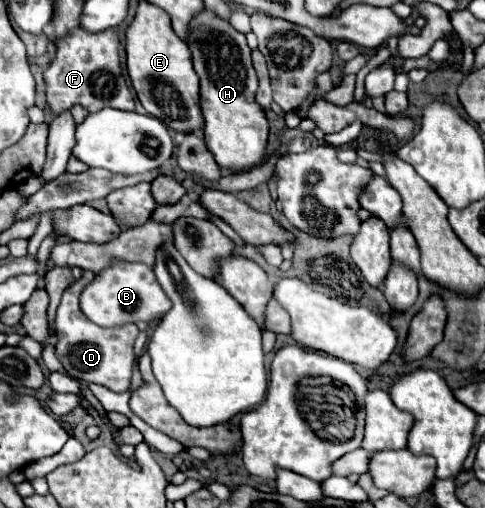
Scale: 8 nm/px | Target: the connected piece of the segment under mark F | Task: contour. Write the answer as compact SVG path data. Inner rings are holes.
M81 27L71 31L57 45L55 61L45 71L47 105L51 107L51 111L57 115L61 111L71 109L77 103L81 103L89 111L99 111L103 107L115 107L123 111L135 109L117 53L119 53L117 27L105 29L101 33L83 31Z

